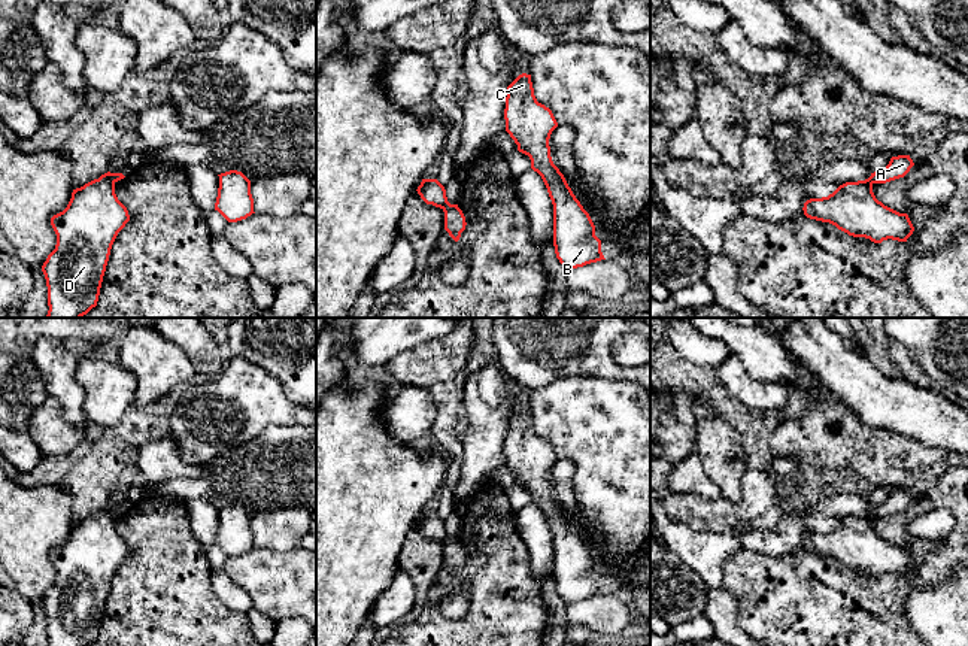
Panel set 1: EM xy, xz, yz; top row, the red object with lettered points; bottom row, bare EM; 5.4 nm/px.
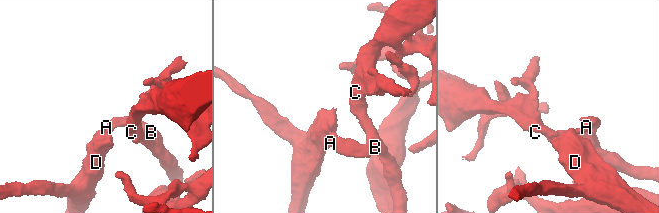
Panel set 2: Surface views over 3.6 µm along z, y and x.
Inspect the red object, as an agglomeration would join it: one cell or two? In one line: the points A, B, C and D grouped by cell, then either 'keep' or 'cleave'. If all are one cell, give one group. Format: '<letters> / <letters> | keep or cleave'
A B C / D | cleave

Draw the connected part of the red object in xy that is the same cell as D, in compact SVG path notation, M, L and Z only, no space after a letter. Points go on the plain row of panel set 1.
M110 506L73 524L67 542L51 552L57 579L42 600L48 646L97 640L112 579L128 555Z

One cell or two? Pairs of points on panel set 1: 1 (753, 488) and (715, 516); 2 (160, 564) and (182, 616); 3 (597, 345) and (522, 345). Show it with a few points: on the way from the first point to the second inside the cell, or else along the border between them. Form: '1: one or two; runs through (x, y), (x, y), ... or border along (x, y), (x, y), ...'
1: one; runs through (749, 500), (733, 516), (727, 516)
2: one; runs through (164, 578), (164, 599), (169, 603)
3: one; runs through (579, 345), (540, 345)

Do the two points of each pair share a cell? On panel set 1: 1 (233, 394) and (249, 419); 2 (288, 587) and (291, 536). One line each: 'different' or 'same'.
1: same
2: different

